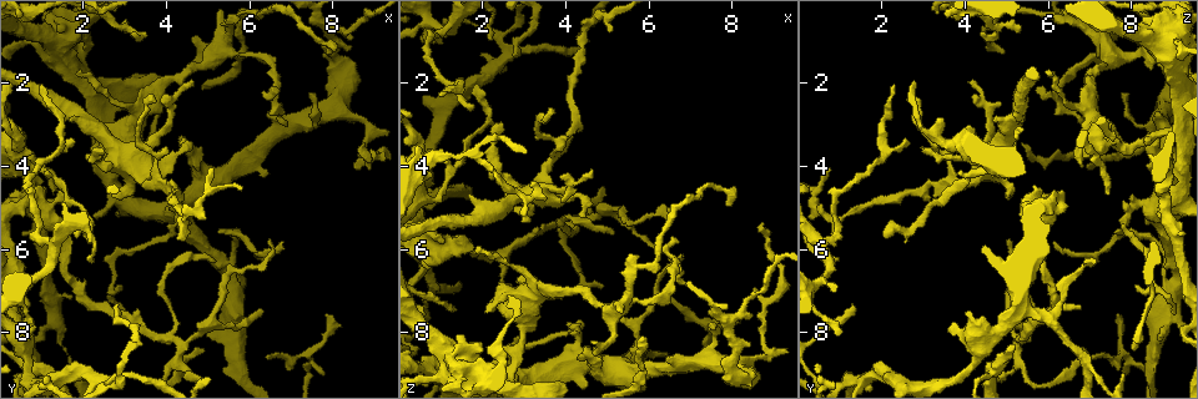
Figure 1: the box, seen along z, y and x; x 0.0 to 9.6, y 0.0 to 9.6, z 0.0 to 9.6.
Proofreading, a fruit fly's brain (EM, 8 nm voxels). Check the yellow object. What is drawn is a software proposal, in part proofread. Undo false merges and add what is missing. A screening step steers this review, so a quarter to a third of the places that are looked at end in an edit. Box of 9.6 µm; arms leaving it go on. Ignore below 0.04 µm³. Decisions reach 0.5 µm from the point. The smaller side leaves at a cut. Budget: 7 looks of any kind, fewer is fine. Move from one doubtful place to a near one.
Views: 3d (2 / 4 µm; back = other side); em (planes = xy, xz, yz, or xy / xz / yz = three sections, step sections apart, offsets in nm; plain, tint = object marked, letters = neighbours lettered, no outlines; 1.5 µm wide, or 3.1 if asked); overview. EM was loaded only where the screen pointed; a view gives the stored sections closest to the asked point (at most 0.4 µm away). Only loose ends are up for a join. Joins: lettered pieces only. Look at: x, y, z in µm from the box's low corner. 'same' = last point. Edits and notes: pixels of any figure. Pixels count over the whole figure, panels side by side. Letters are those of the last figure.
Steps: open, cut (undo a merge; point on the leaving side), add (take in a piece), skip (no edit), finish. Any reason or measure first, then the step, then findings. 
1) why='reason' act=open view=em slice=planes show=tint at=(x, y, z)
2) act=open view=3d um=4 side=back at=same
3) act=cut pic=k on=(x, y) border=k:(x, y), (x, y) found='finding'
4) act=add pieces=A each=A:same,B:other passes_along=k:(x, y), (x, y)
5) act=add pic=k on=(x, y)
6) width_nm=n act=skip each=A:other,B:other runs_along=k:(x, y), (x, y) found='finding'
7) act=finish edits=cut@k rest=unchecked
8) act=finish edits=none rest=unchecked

why='calibre changes' act=open view=3d um=4 at=(2.60, 9.15, 1.45)

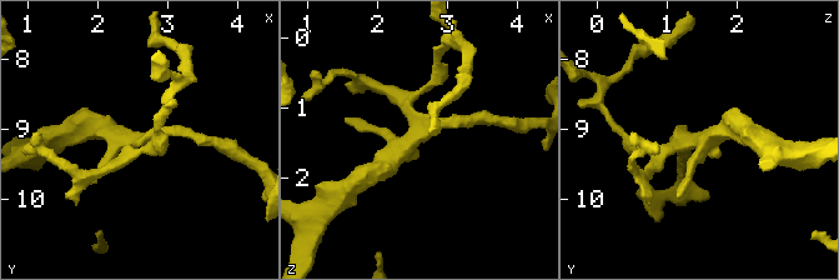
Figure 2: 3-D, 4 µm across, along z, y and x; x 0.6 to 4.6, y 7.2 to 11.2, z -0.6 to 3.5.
why='now the EM' act=open view=em slice=xz step=8 show=tint at=(2.55, 9.15, 1.45)

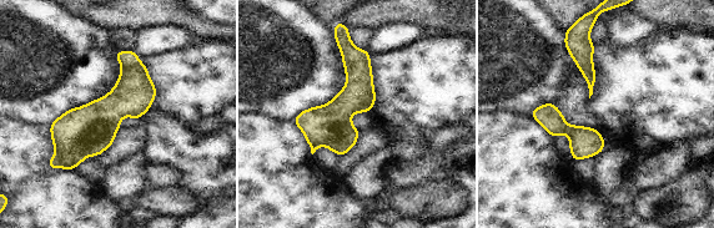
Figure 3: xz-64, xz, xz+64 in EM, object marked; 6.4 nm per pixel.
act=open view=em slice=planes show=letters at=same

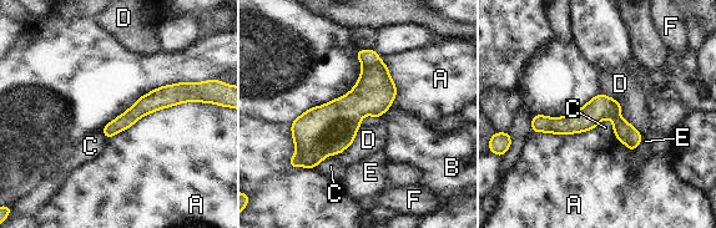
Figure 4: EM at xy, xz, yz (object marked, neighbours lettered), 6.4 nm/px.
width_nm=160 act=skip each=A:other,B:other,C:other,D:other,E:other,F:other found='continuous, no second neuron'

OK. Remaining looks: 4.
why='branch stops here' act=open view=em slice=xy step=8 show=letters at=(2.20, 5.15, 8.75)

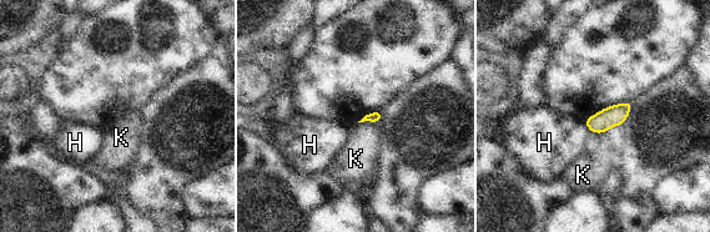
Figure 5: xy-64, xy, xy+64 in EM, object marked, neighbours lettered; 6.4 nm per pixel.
act=open view=em slice=planes show=letters at=same

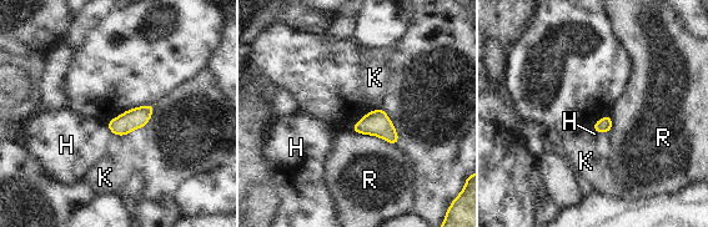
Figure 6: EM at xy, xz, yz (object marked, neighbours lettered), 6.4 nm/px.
longest_contact=R:320nm act=skip each=H:other,K:other,R:other border=6:(351, 130), (372, 134), (397, 145) found='no lettered piece goes on from it'

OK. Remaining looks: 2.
act=finish edits=none rest=unchecked

